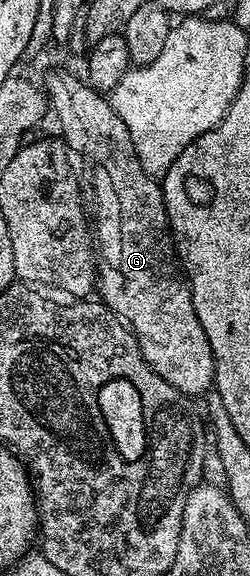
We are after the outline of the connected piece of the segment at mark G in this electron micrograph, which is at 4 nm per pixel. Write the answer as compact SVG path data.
M74 74L68 80L61 80L60 77L50 80L46 92L52 112L58 115L58 124L62 127L61 139L66 141L66 147L75 157L82 156L94 175L92 224L96 229L96 252L100 257L96 264L96 288L99 293L102 291L102 303L112 309L115 316L133 332L142 357L156 374L160 374L160 378L164 378L164 382L176 386L176 390L191 398L209 393L214 382L212 346L192 306L190 281L186 279L176 255L159 181L140 166L132 138L124 122L120 122L120 114L116 114L103 93L97 92L85 79Z

